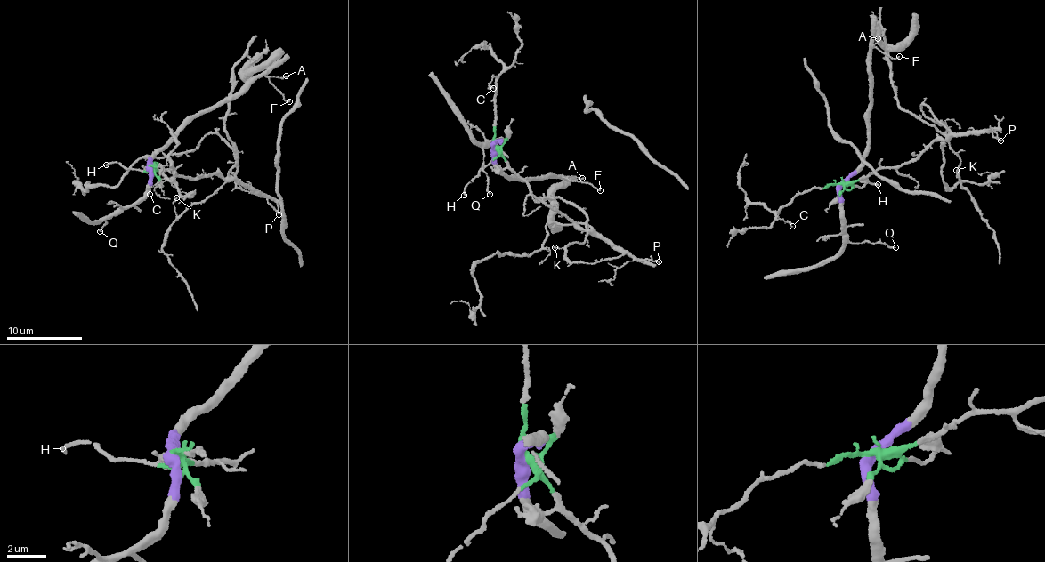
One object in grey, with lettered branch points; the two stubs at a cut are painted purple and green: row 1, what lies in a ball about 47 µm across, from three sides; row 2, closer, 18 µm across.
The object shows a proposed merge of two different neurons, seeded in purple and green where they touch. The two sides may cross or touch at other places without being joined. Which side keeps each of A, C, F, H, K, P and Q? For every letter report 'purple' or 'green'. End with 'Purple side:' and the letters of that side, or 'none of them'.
A: purple
C: green
F: purple
H: green
K: green
P: green
Q: purple
Purple side: A, F, Q

